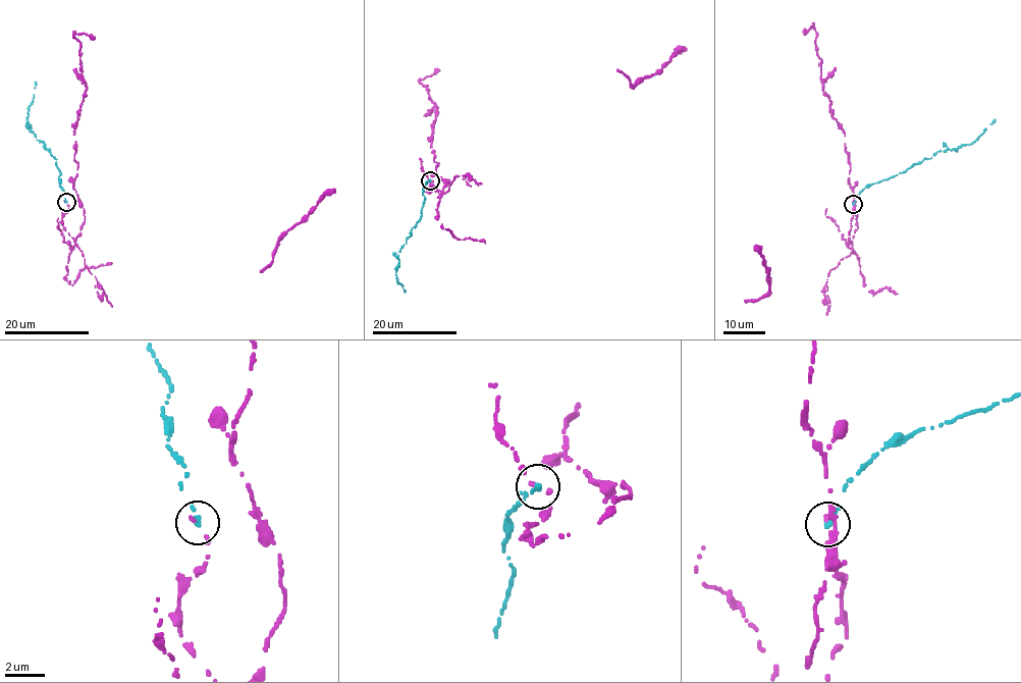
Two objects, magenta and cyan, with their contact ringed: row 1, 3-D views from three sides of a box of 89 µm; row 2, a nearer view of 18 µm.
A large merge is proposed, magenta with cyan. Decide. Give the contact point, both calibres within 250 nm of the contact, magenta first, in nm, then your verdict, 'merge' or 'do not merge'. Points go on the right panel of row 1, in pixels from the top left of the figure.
(853, 204) | 160/220 nm | do not merge

